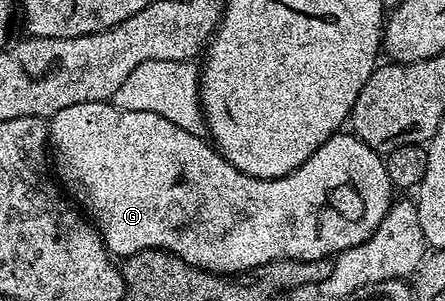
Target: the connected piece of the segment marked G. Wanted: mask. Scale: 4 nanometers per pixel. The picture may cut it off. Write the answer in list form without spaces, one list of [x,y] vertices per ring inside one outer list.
[[[109,101],[75,103],[75,107],[63,107],[63,111],[51,118],[48,126],[51,161],[64,192],[71,197],[73,193],[72,200],[91,218],[92,224],[105,241],[105,248],[110,254],[121,259],[144,249],[166,249],[199,269],[222,275],[241,275],[246,271],[257,271],[262,265],[272,261],[324,261],[367,240],[377,230],[379,223],[383,223],[383,215],[387,215],[389,206],[395,200],[395,190],[389,183],[384,156],[367,147],[367,143],[363,143],[349,131],[334,133],[327,139],[327,143],[323,143],[323,147],[319,147],[319,151],[315,151],[315,155],[311,155],[311,159],[304,161],[293,173],[263,181],[259,177],[240,173],[204,136],[191,135],[191,131],[175,127],[171,119],[163,119],[163,115],[155,115],[151,111],[123,111]]]

